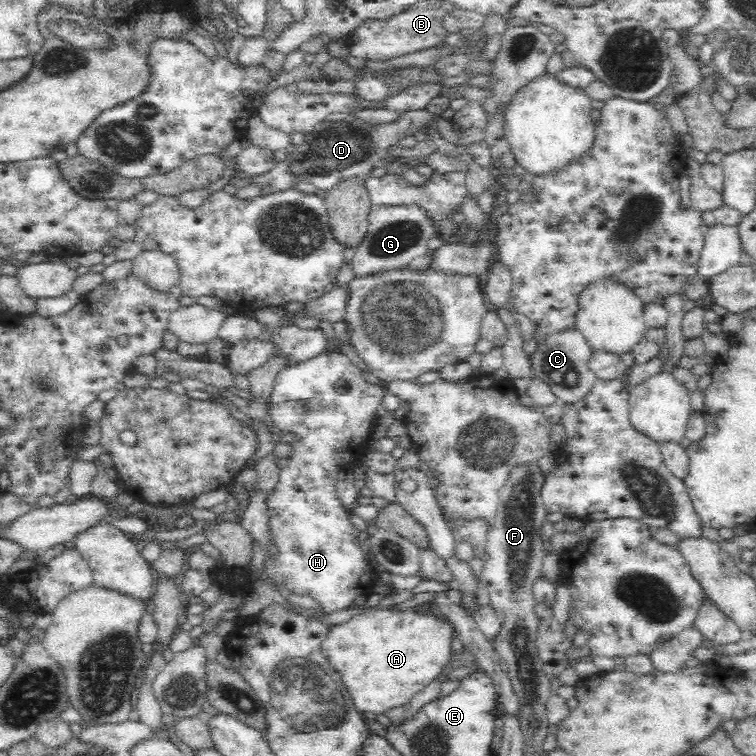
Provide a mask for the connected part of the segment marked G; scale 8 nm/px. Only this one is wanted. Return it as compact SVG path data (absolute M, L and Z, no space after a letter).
M371 205L368 232L351 261L355 276L362 278L384 270L411 267L428 252L426 241L439 235L437 229L436 223L420 205Z

